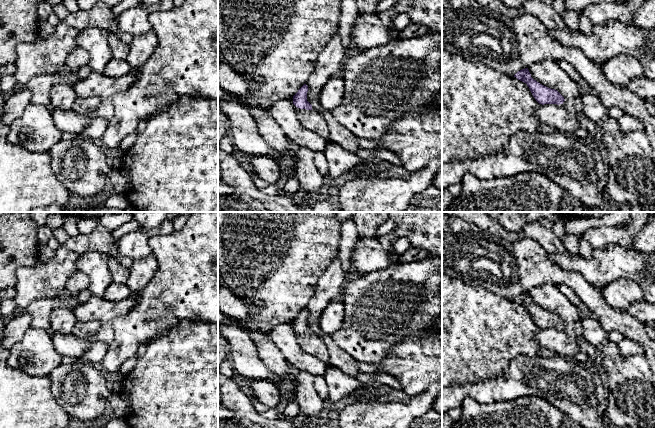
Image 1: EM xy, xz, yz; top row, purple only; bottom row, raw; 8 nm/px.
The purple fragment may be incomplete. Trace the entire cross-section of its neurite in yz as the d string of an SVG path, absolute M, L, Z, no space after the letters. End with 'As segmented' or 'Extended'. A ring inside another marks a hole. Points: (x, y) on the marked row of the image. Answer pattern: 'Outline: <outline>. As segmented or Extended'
Outline: M528 68L518 71L514 77L529 87L533 97L539 104L562 104L568 111L575 114L580 126L587 132L587 142L600 138L600 125L591 121L583 112L580 97L565 99L557 90L548 88L531 77Z. Extended

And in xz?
Outline: M304 84L293 96L293 104L298 108L297 118L303 127L328 141L327 123L319 112L312 109L312 105L307 101L307 92L308 86Z. Extended

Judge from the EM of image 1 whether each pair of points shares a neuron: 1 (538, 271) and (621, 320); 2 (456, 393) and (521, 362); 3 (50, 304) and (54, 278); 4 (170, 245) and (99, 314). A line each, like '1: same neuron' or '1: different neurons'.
1: same neuron
2: same neuron
3: different neurons
4: different neurons

